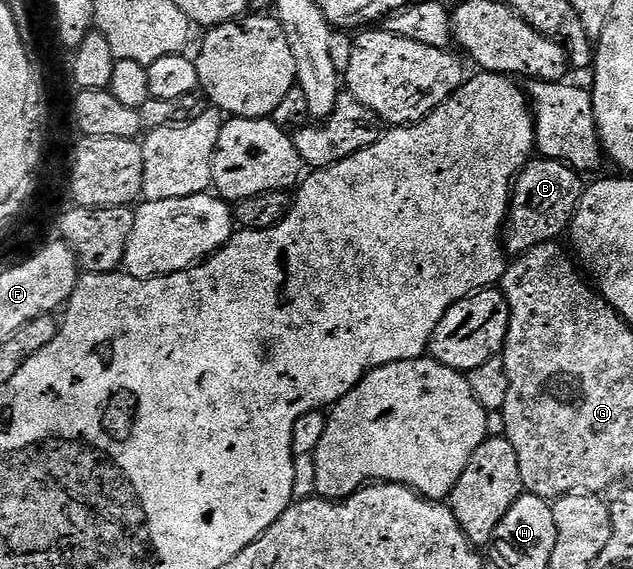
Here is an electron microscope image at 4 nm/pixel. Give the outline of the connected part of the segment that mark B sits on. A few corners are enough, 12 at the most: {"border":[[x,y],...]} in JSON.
{"border":[[537,157],[512,188],[502,245],[519,256],[572,225],[586,189]]}

